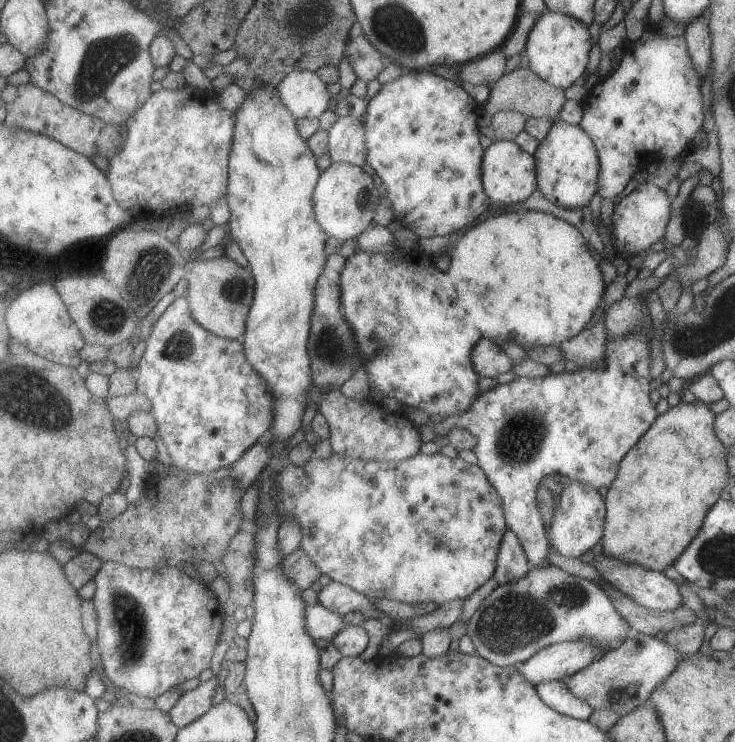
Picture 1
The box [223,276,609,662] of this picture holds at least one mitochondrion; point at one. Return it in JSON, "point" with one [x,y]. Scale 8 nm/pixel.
{"point":[508,624]}

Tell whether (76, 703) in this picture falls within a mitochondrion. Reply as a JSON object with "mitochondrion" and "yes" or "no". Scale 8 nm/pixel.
{"mitochondrion":"no"}

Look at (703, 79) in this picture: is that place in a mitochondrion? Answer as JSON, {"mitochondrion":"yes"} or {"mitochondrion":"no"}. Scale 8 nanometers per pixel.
{"mitochondrion":"no"}

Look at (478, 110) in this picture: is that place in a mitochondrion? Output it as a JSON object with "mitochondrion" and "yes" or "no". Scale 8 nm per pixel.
{"mitochondrion":"no"}

